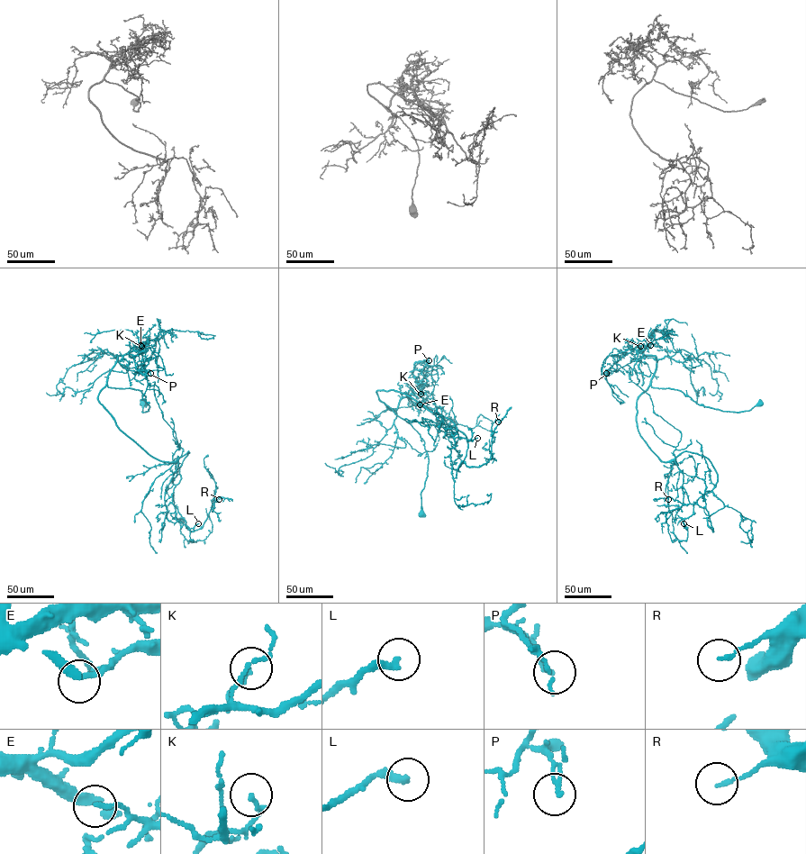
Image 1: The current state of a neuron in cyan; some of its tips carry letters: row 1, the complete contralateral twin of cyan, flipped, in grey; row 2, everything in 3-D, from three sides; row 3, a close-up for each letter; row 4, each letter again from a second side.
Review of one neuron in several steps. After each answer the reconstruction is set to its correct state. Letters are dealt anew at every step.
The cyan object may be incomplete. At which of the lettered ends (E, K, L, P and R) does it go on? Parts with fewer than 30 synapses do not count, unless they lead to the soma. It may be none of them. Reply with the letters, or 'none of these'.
none of these

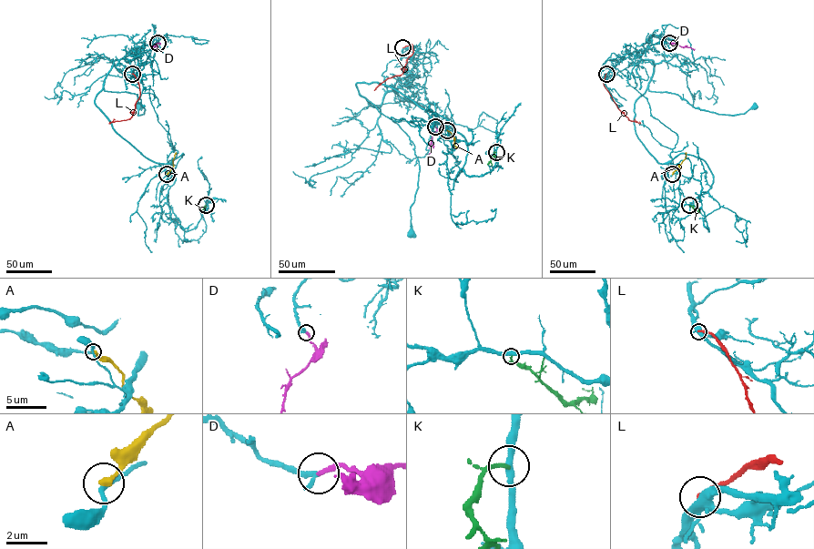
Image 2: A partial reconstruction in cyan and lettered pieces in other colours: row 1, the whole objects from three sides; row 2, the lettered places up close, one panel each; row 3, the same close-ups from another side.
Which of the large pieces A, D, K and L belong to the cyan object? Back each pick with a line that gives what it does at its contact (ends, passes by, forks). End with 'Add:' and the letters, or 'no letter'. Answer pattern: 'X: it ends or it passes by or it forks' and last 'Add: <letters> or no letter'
D: it ends
Add: D

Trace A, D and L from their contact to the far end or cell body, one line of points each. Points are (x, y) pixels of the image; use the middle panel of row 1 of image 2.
A: (447, 130), (458, 147)
D: (435, 127), (429, 157)
L: (402, 47), (411, 44), (413, 51), (404, 71), (388, 78), (376, 89)

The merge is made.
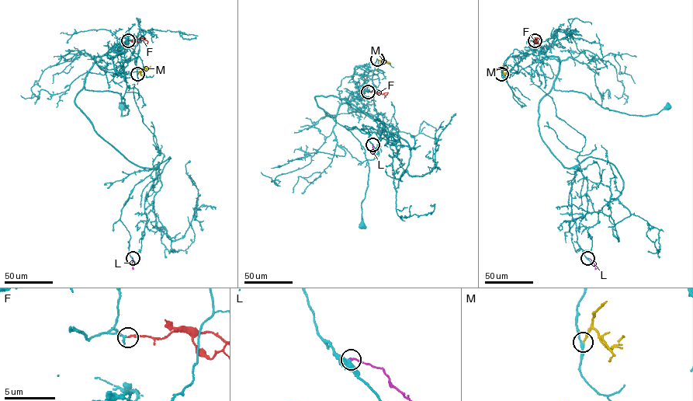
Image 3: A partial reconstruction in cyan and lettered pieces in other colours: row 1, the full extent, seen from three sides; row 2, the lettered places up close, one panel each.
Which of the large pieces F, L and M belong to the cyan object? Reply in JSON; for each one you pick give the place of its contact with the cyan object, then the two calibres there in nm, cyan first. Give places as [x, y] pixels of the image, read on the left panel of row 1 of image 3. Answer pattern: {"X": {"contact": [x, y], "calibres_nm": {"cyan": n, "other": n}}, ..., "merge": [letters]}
{"F": {"contact": [128, 40], "calibres_nm": {"cyan": 220, "other": 200}}, "merge": ["F"]}

